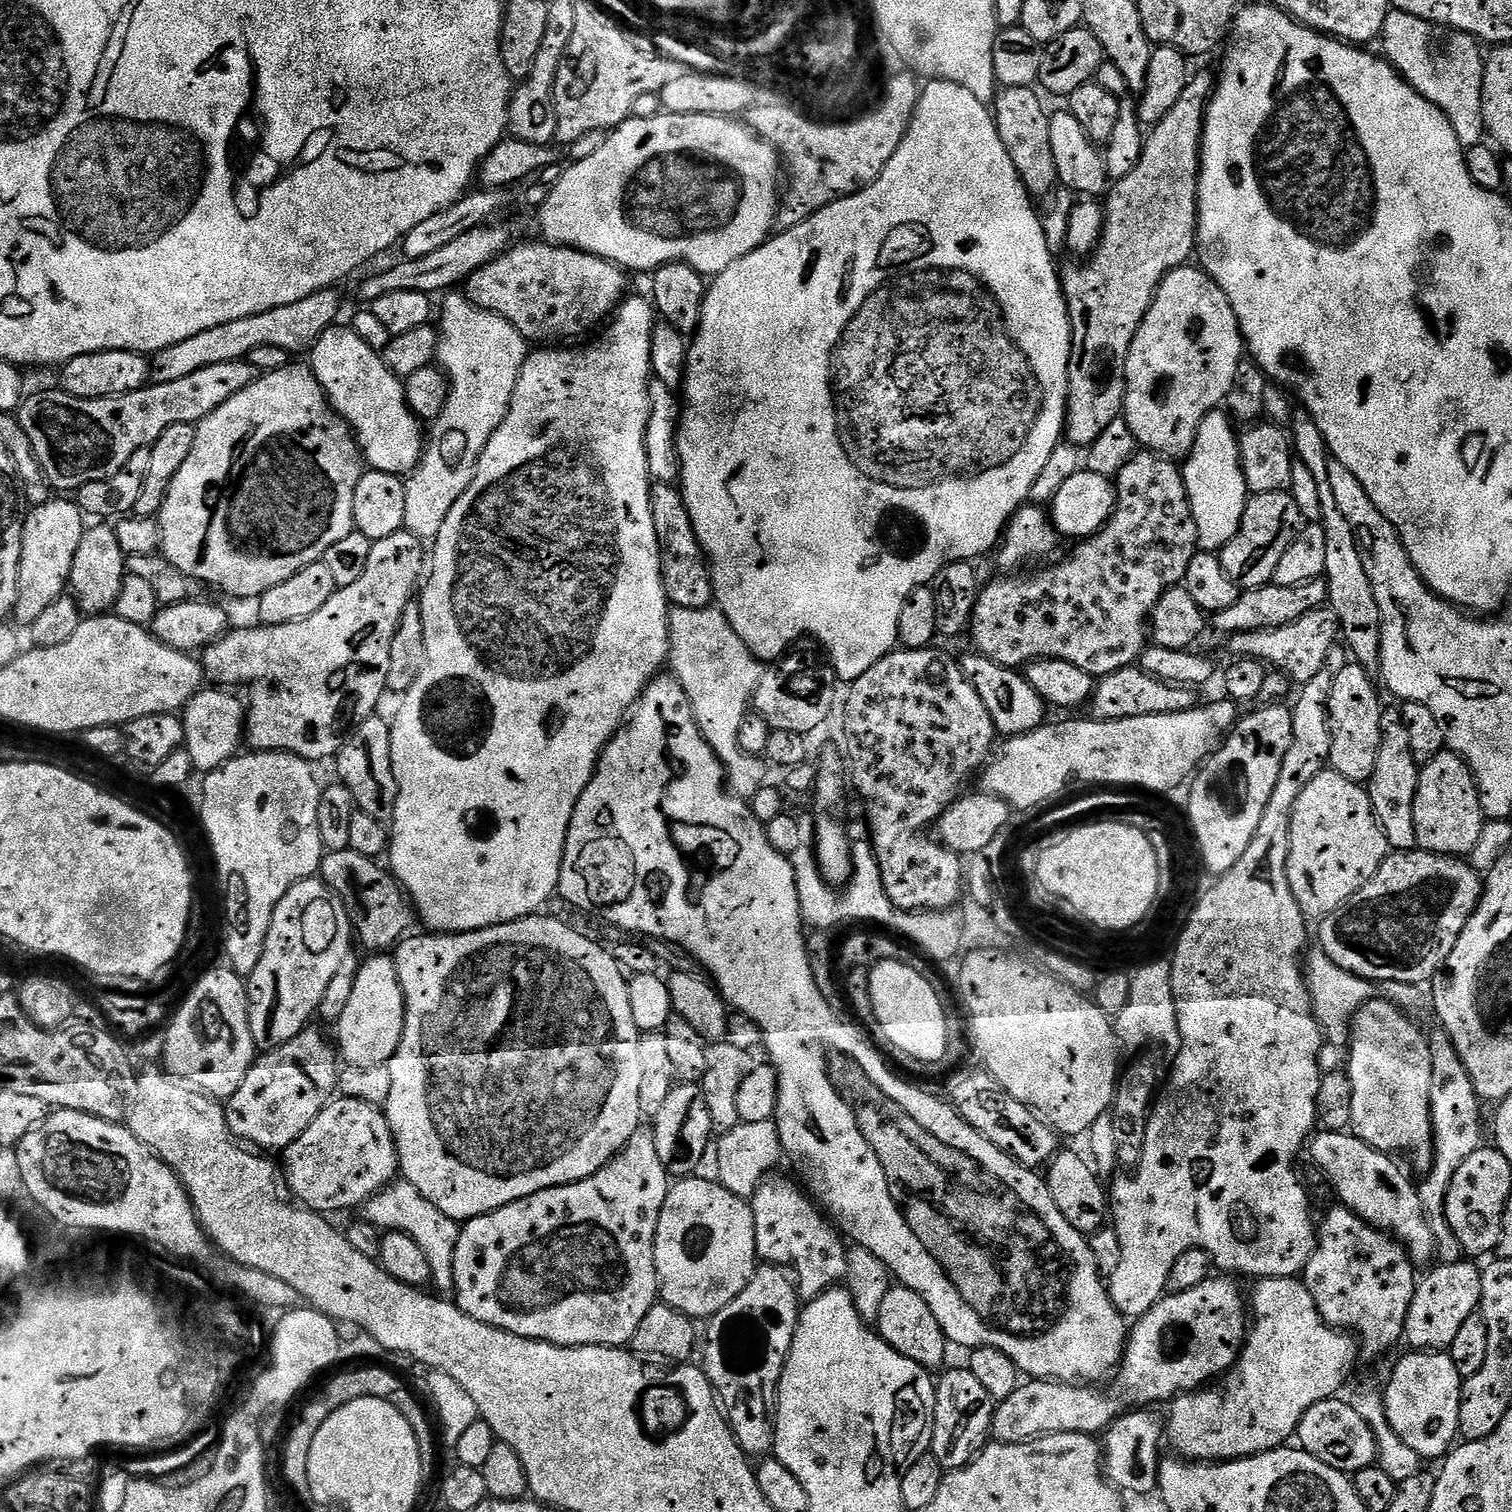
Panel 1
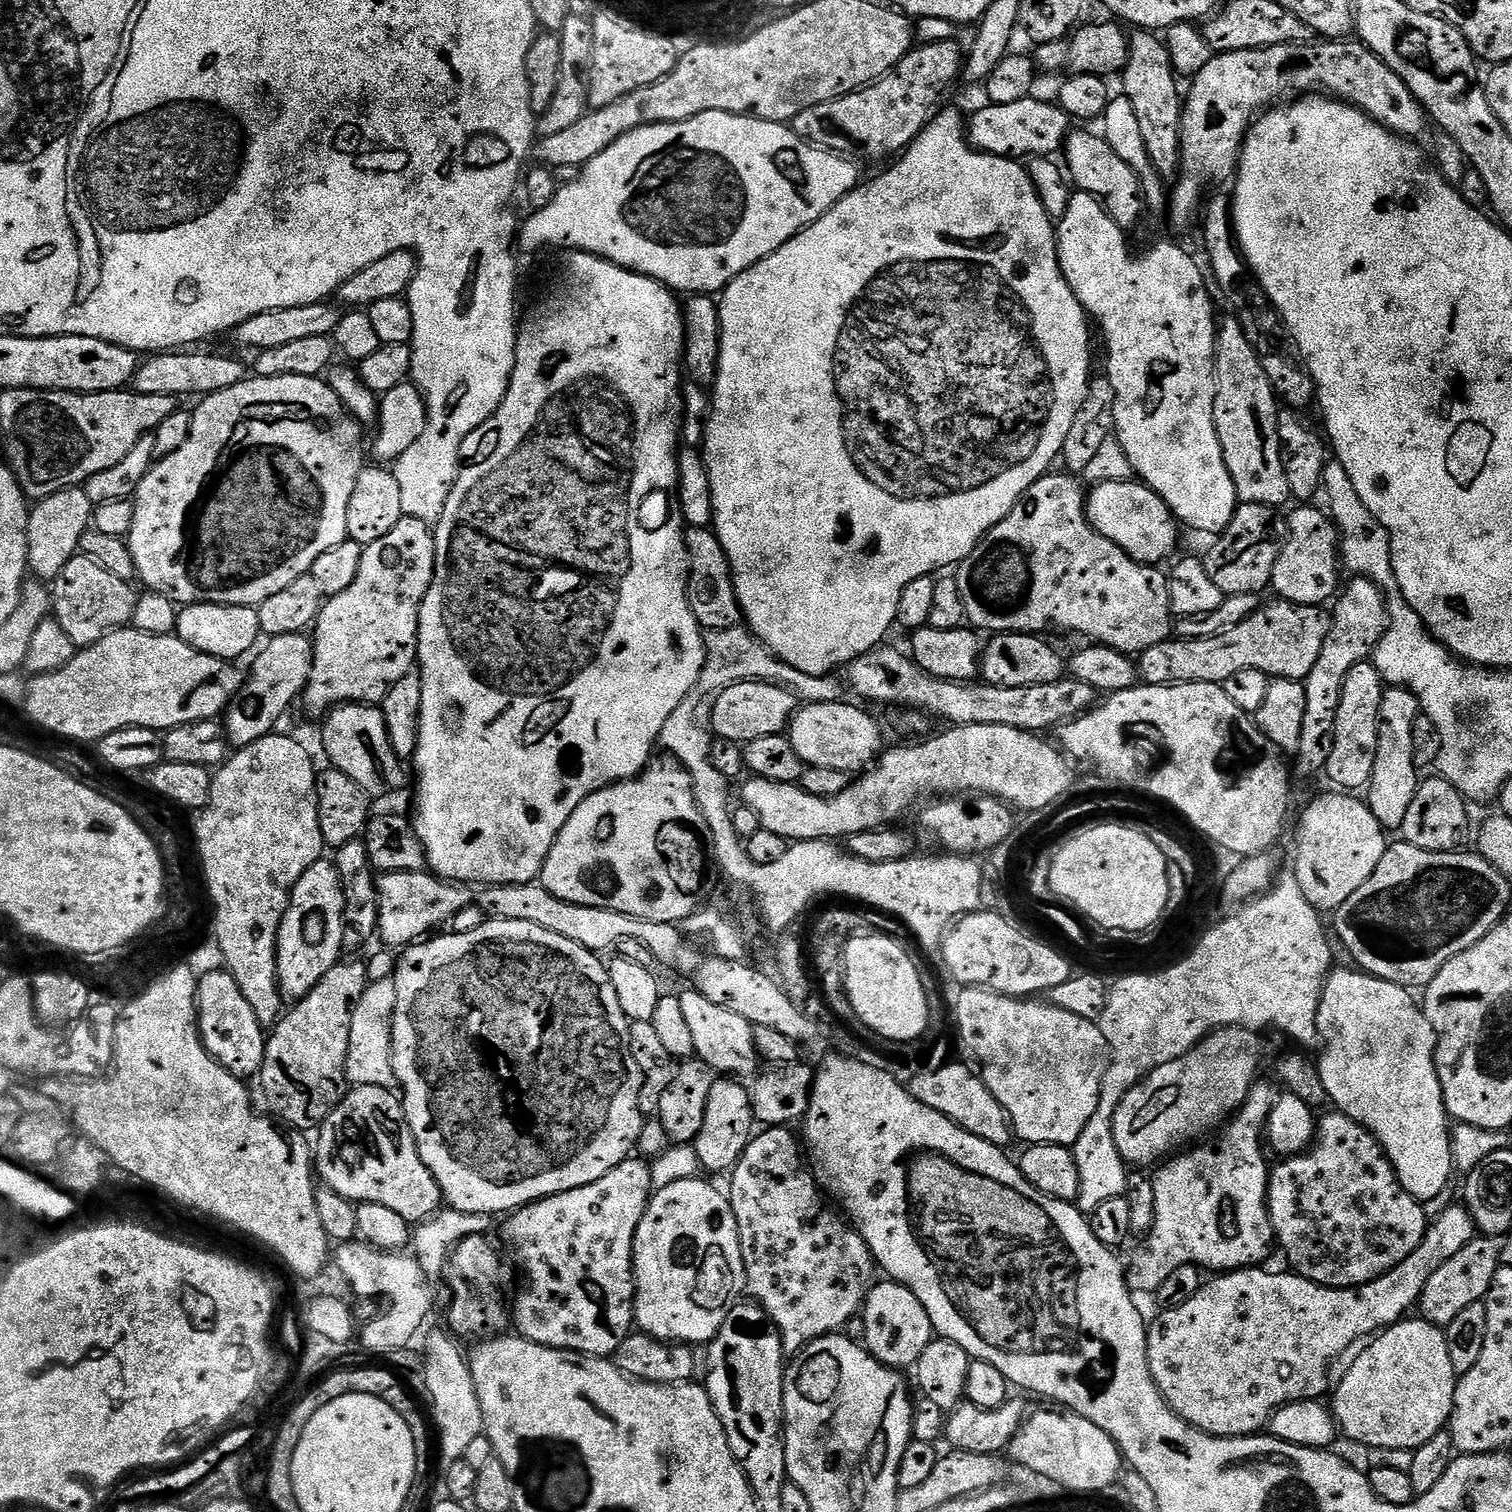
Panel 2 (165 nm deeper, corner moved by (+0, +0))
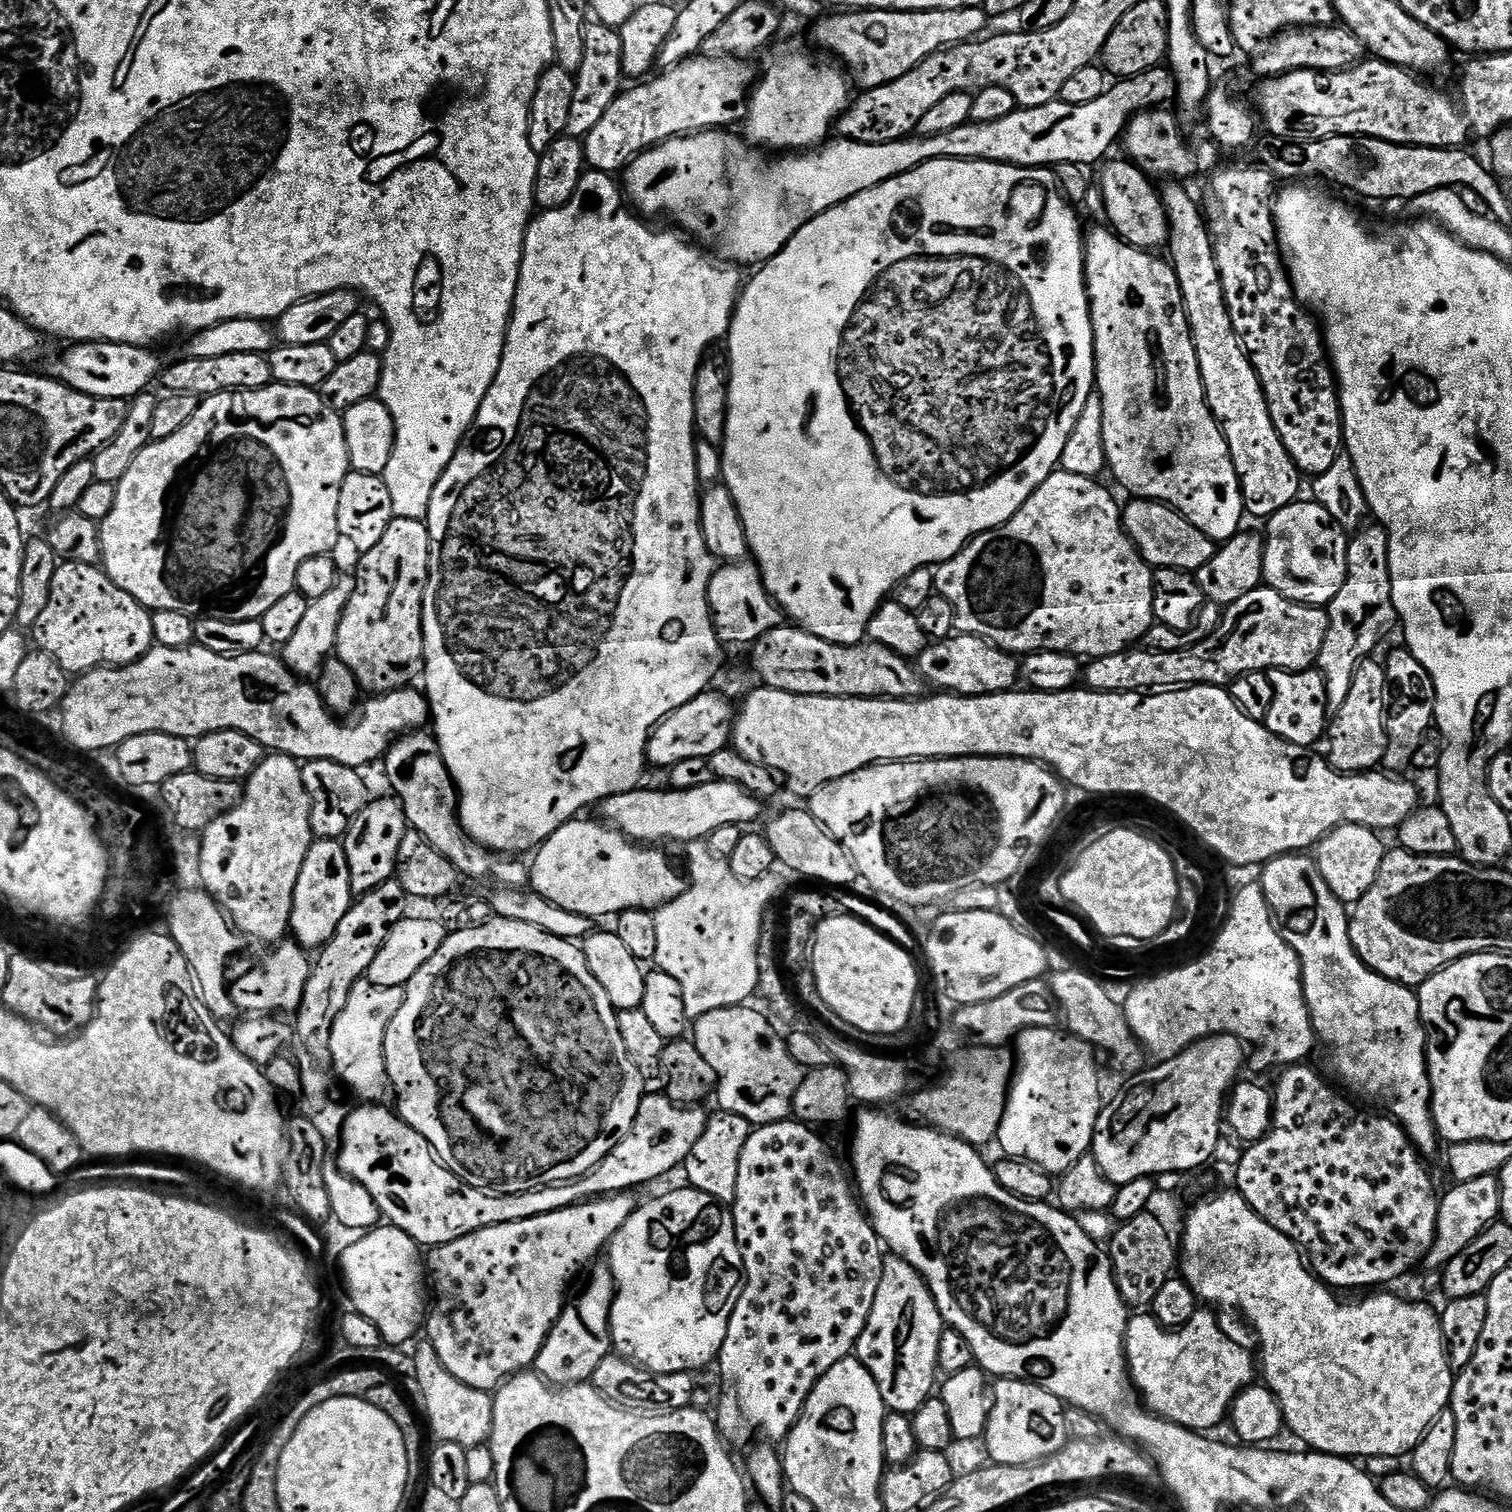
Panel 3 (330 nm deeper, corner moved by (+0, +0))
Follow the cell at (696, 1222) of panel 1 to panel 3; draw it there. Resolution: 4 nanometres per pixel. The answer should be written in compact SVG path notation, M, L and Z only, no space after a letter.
M691 1186L683 1187L649 1204L641 1203L606 1248L606 1263L616 1283L616 1297L608 1319L615 1351L658 1374L696 1374L699 1368L719 1357L730 1326L730 1314L742 1287L744 1263L731 1211L710 1198L710 1194L702 1194Z

